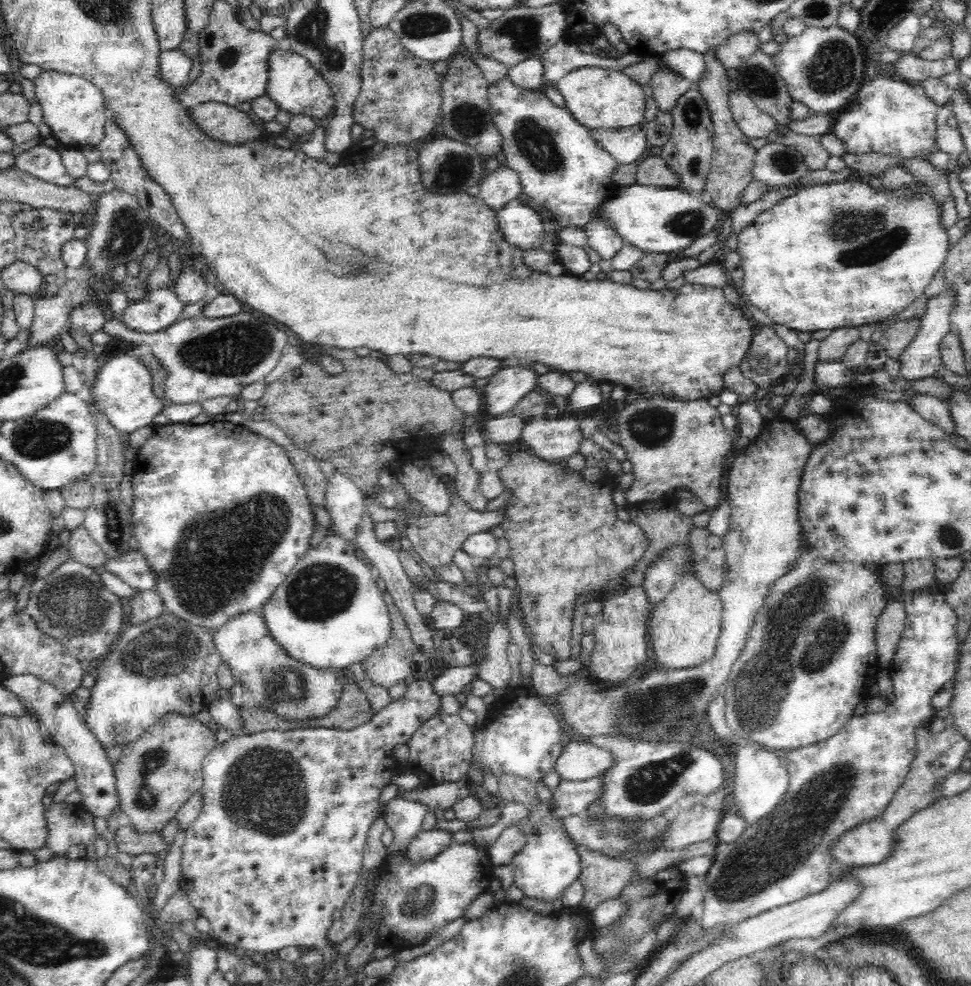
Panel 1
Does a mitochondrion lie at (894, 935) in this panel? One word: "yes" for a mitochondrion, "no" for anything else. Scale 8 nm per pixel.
no

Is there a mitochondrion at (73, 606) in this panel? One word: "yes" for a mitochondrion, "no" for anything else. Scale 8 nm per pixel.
yes

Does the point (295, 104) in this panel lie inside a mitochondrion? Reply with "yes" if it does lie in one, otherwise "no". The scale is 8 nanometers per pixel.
no

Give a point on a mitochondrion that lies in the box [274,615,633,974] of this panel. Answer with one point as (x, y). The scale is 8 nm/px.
(425, 894)

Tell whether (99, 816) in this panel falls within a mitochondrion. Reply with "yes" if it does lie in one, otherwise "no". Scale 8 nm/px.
no

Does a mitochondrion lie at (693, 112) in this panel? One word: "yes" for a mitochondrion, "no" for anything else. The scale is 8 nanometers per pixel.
yes

